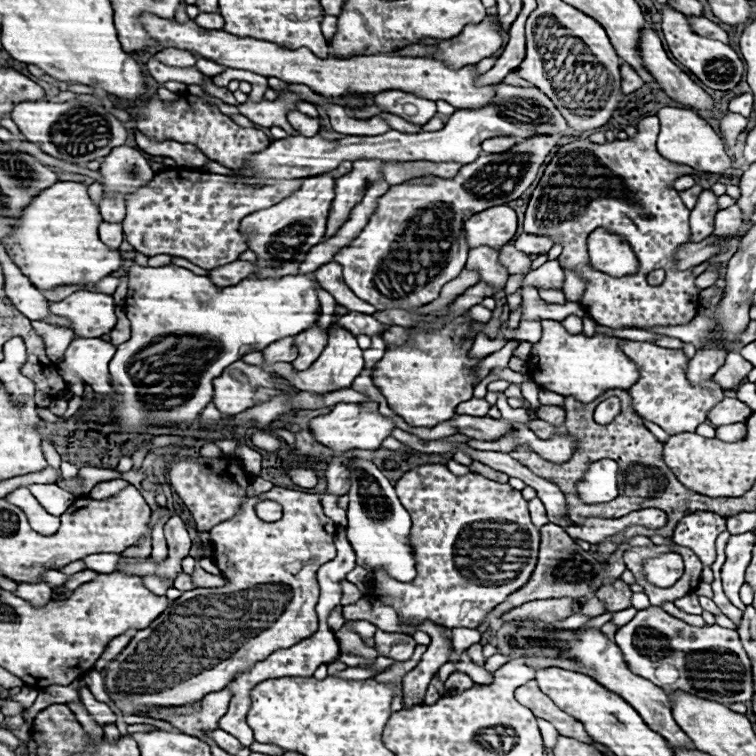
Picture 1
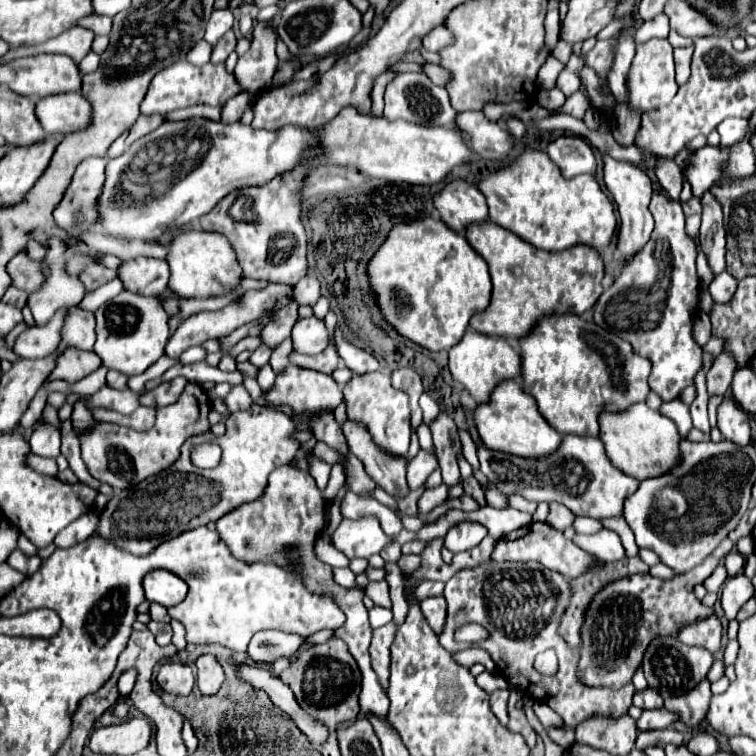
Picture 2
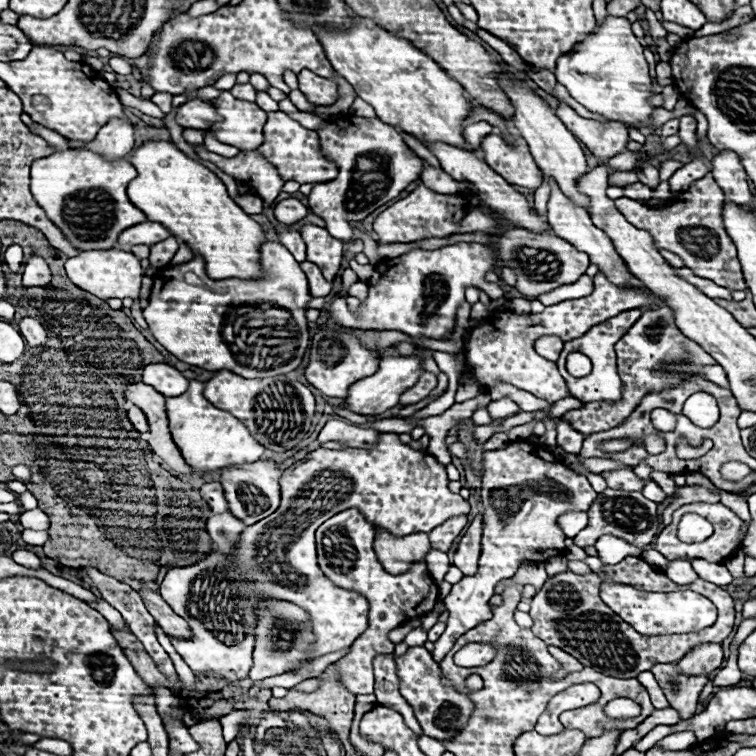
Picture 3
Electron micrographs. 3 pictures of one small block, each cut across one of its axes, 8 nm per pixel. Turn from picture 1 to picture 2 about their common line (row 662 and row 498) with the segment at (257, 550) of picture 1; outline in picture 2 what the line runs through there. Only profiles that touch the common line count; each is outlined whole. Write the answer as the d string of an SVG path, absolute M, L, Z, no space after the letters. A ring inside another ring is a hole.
M252 404L248 410L230 414L226 418L224 436L218 438L212 432L206 432L202 436L190 438L190 442L182 446L182 458L174 466L166 468L154 478L142 480L138 486L114 494L100 514L100 522L94 534L110 540L124 552L146 556L158 544L176 538L186 530L216 522L234 506L258 498L258 494L262 494L266 488L268 474L296 456L300 444L290 438L292 434L294 422L284 412L270 406ZM202 442L214 442L222 448L222 460L212 470L196 468L190 462L190 446Z

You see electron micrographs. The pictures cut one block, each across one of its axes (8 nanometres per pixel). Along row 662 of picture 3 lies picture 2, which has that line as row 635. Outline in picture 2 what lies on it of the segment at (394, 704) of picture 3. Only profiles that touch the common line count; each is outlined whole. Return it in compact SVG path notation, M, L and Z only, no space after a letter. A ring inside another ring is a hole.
M394 622L374 630L374 638L372 638L372 646L370 646L372 667L386 693L390 676L390 644L394 640L396 630L398 630L398 626Z

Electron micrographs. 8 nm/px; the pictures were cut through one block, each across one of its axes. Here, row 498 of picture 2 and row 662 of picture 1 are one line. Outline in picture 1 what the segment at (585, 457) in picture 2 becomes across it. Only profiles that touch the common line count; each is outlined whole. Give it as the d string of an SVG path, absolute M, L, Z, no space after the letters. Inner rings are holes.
M506 622L496 632L496 648L500 654L510 658L528 656L528 666L546 668L546 666L562 666L566 670L574 670L580 674L590 674L596 682L602 682L608 690L614 690L618 696L626 698L634 710L642 716L642 720L658 734L662 734L672 746L678 748L694 748L692 740L680 730L680 726L672 718L672 698L662 688L652 684L646 678L636 676L626 666L622 652L614 642L610 642L598 628L588 628L582 632L580 640L572 640L572 630L558 630L552 624L544 622Z

